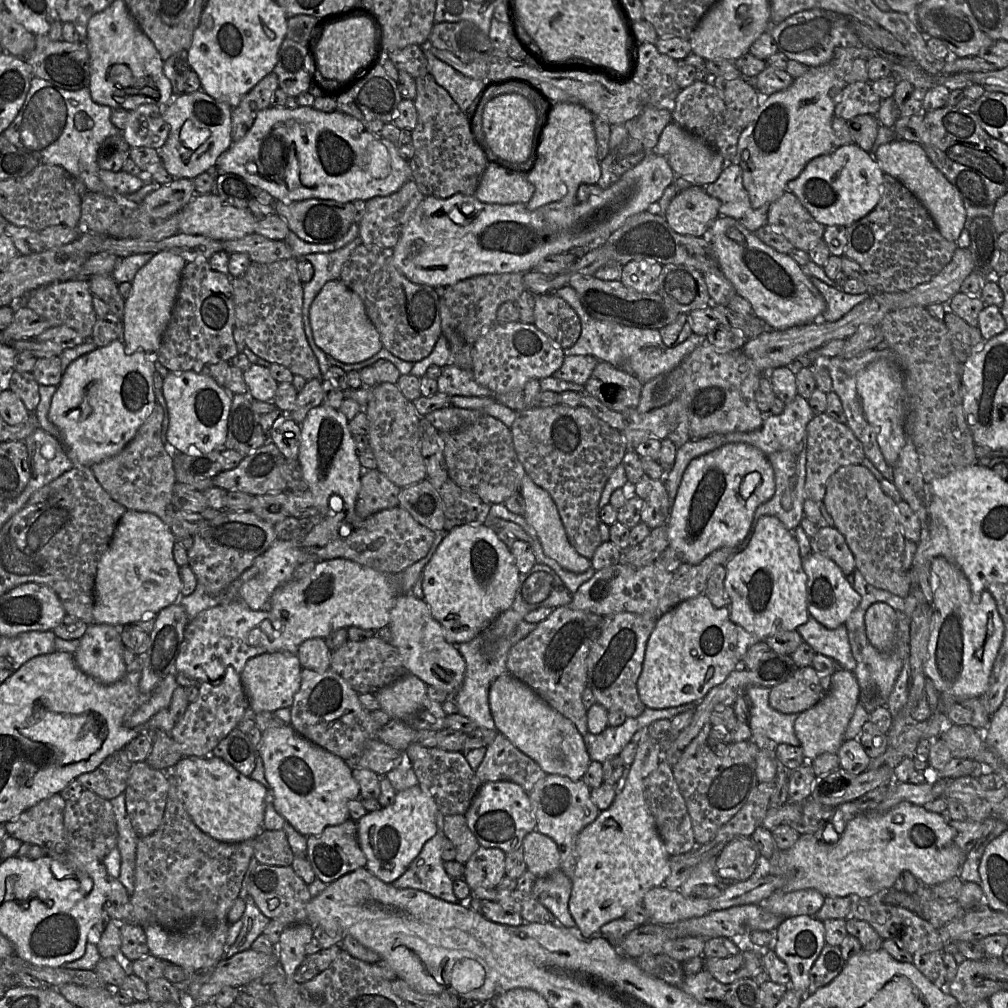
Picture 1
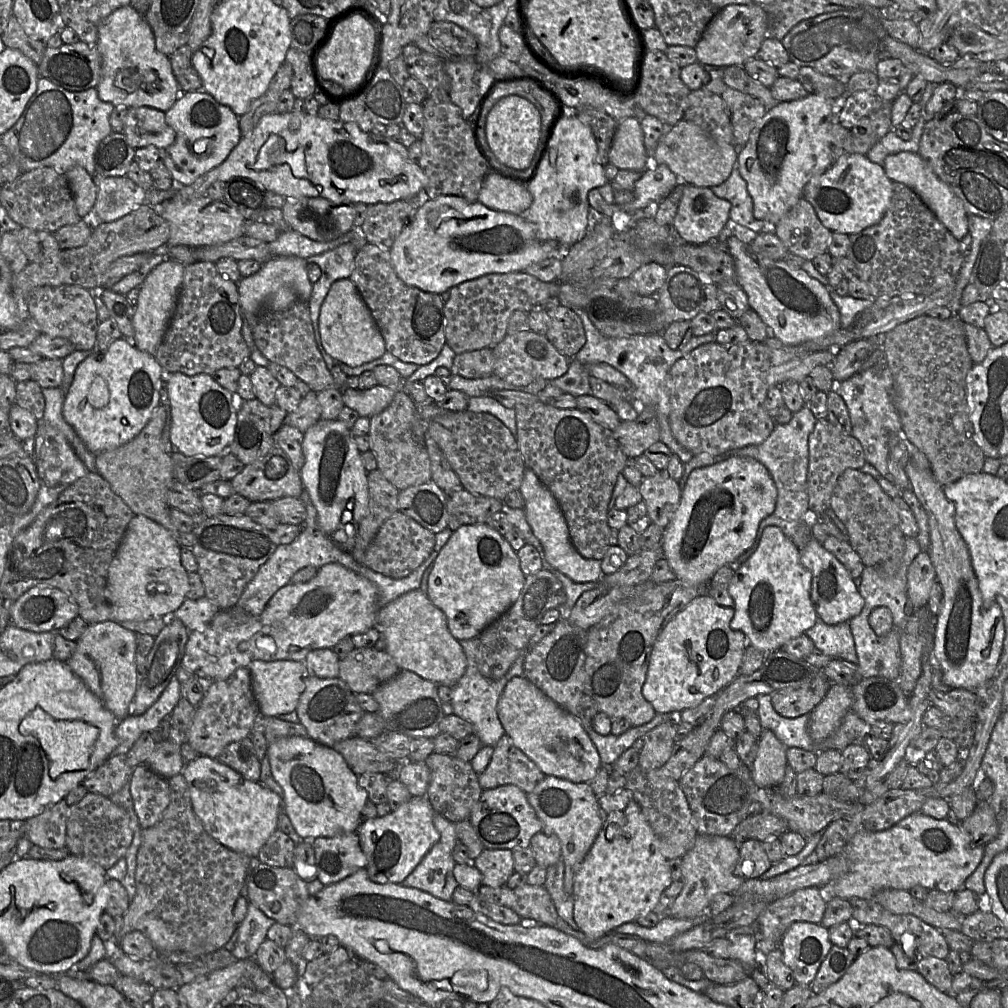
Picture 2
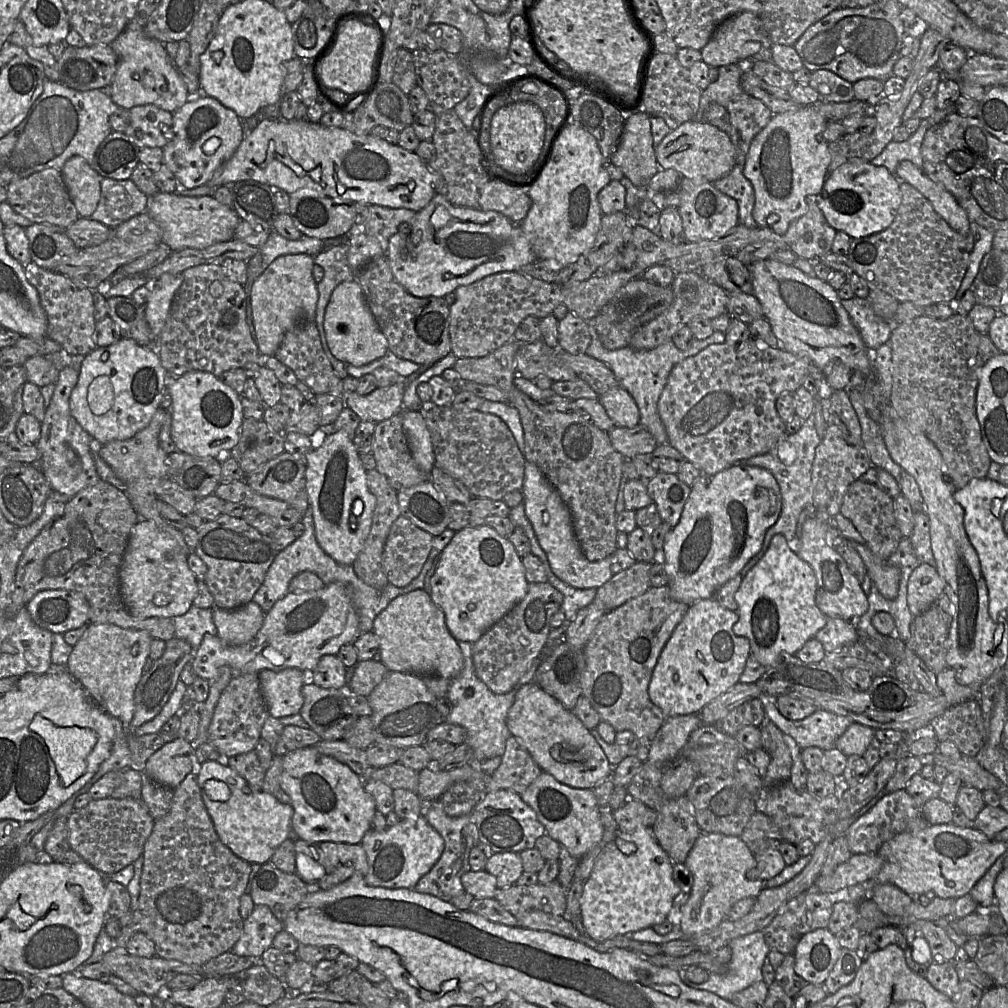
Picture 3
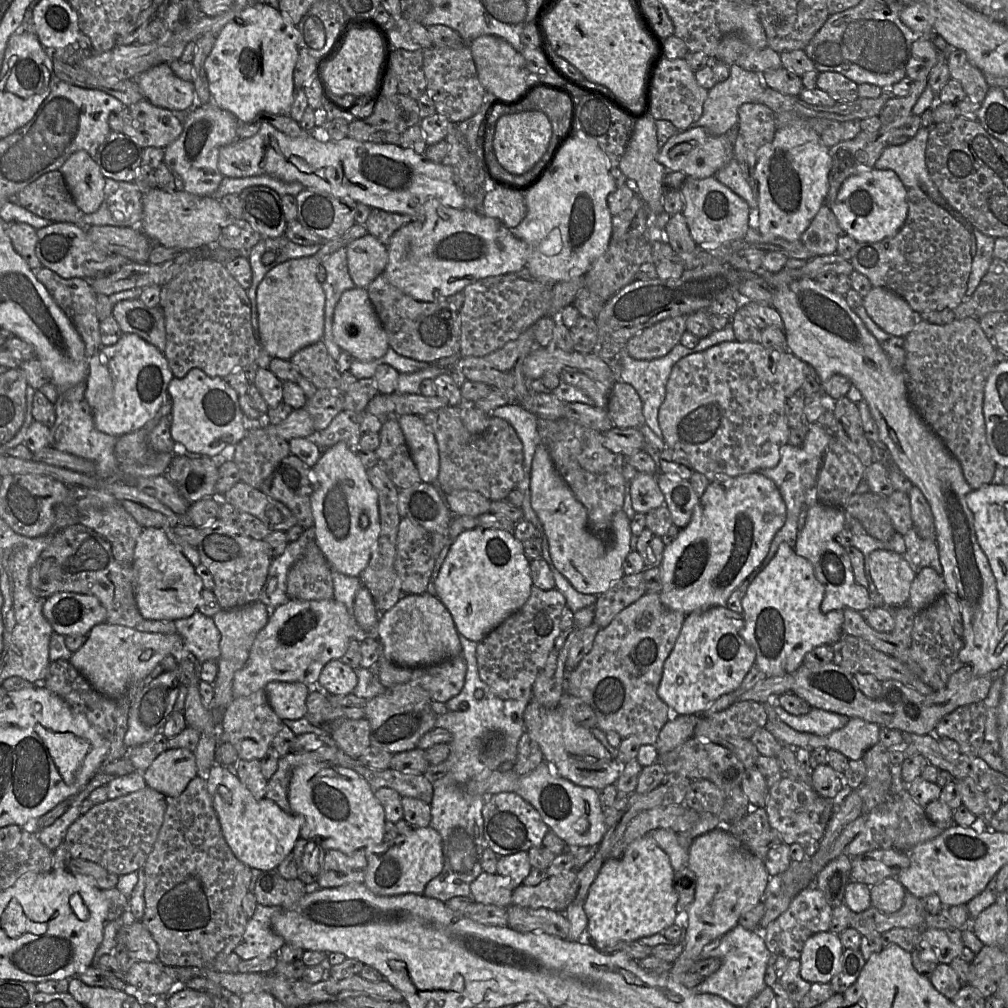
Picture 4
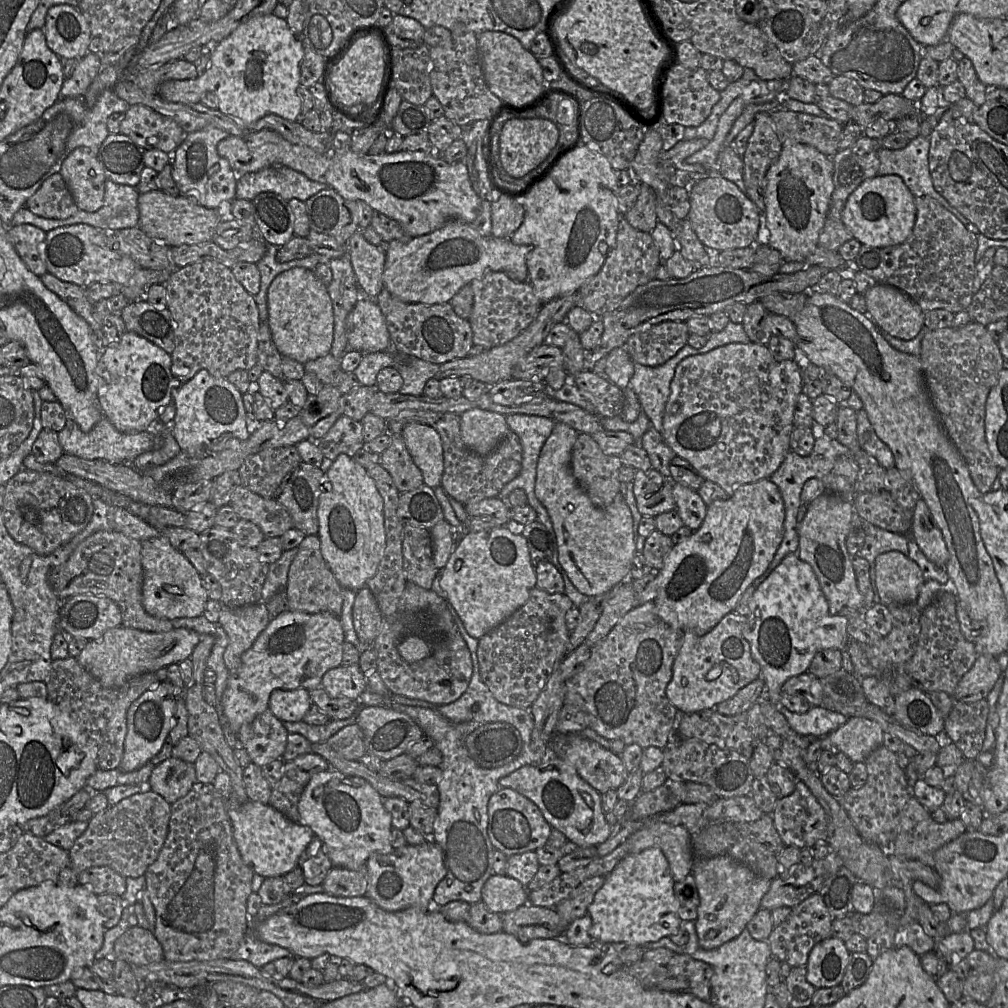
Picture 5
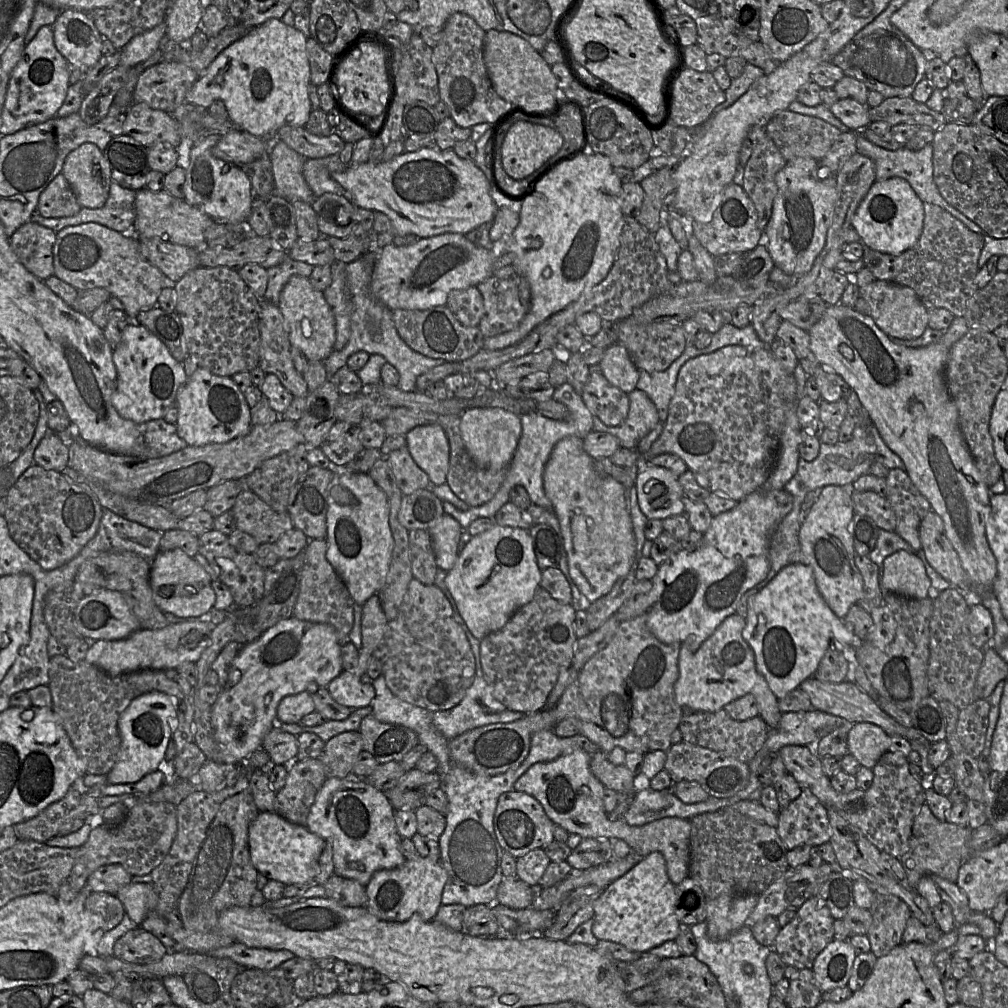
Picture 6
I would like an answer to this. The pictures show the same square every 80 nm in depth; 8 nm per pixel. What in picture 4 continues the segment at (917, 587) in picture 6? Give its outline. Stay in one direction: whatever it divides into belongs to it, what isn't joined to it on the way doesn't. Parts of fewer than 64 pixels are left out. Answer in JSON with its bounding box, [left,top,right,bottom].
[868,550,917,608]

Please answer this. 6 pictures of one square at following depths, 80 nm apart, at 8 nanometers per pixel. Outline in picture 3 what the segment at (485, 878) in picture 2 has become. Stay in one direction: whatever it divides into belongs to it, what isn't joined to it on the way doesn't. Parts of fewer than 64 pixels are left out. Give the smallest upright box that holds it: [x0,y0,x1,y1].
[485,852,524,889]

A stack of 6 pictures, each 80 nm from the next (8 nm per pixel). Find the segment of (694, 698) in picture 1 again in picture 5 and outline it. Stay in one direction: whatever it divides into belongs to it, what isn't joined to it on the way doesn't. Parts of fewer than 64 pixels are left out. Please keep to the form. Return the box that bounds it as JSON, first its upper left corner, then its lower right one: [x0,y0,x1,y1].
[666,612,762,713]

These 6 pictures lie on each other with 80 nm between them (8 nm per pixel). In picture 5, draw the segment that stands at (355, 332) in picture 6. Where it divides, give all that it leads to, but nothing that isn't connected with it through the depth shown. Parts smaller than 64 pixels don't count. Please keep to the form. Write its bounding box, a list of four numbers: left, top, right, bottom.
[385,340,441,395]

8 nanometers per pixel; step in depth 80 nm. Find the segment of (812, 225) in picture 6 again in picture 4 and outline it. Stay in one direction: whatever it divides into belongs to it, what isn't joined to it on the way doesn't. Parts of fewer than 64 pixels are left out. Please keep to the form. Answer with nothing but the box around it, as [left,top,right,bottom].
[755,128,832,241]

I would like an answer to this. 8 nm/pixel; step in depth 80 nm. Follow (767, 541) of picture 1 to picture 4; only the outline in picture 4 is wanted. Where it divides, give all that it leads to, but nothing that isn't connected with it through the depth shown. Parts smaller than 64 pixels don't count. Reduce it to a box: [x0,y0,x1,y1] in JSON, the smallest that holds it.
[739,542,843,677]

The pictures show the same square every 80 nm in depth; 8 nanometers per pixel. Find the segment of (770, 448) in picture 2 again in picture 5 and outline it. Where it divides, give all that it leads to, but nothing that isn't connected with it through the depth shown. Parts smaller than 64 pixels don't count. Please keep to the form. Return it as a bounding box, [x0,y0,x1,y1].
[751,430,851,589]

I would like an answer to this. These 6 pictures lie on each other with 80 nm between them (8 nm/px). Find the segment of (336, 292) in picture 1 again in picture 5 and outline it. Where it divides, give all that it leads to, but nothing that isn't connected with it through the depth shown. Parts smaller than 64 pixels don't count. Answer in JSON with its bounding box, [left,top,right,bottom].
[346,298,390,353]

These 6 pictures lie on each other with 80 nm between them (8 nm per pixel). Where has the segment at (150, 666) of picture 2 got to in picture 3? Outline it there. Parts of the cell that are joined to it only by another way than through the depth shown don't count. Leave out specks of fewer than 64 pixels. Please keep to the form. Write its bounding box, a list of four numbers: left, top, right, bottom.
[127,637,193,734]

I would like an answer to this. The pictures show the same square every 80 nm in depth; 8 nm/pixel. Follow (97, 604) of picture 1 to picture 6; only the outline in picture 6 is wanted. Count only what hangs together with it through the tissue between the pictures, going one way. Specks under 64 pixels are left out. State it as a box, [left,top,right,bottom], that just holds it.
[150,549,216,621]

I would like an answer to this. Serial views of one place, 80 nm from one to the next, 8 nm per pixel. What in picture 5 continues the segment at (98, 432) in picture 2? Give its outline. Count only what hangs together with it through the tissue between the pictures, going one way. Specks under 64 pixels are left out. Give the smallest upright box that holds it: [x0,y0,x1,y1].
[97,331,179,433]

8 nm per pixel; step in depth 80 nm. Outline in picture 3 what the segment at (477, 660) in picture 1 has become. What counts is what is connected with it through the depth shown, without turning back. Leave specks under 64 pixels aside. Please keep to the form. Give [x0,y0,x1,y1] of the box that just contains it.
[445,640,515,764]

